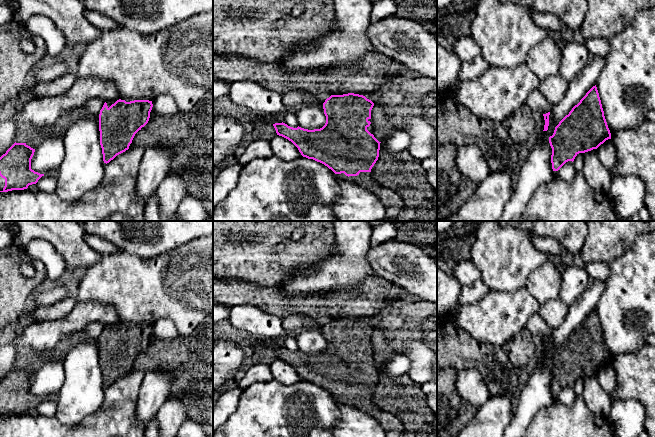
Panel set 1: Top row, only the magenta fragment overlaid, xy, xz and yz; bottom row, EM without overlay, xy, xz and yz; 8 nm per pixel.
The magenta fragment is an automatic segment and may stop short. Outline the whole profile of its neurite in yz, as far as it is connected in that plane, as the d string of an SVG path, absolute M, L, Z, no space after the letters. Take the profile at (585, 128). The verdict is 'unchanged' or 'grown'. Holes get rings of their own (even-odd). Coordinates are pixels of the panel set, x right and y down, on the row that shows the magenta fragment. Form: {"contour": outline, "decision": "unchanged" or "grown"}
{"contour": "M596 85L575 105L559 124L554 133L549 137L552 148L551 163L553 171L558 171L566 162L574 161L579 153L597 149L606 140L611 139L601 100Z", "decision": "unchanged"}

